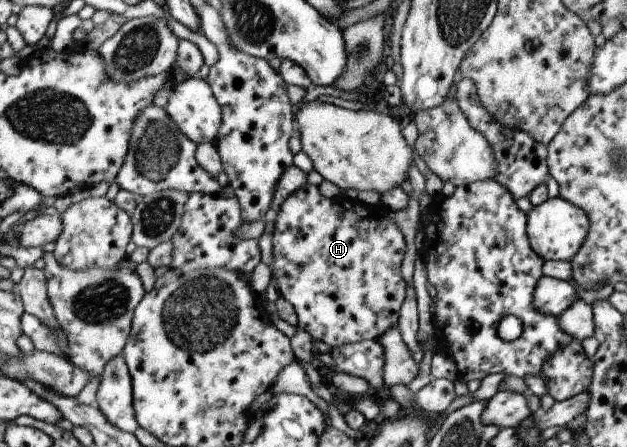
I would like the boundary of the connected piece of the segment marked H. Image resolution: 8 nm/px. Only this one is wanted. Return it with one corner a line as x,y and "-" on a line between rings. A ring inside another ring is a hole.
308,183
301,190
284,200
281,211
282,213
277,217
277,227
273,237
273,244
275,245
274,261
268,267
271,270
272,279
275,277
279,283
281,297
288,300
295,309
298,317
298,329
307,331
313,340
323,341
333,349
364,340
378,340
389,329
398,327
403,303
407,299
408,285
402,277
402,261
404,261
404,255
406,255
406,239
404,239
402,229
388,217
388,208
382,204
365,205
356,199
346,201
344,198
329,198
320,191
318,186

